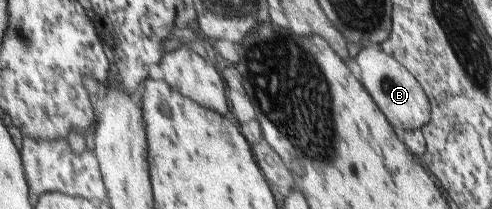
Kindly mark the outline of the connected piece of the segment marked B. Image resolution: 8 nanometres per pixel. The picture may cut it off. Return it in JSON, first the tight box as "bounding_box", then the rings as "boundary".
{"bounding_box":[355,45,430,130],"boundary":[[[378,45],[360,49],[355,59],[360,68],[362,84],[365,85],[374,102],[378,102],[378,108],[382,108],[386,116],[390,116],[390,124],[394,124],[400,130],[418,130],[420,126],[429,122],[430,107],[426,95],[412,74],[398,61],[378,50]]]}

